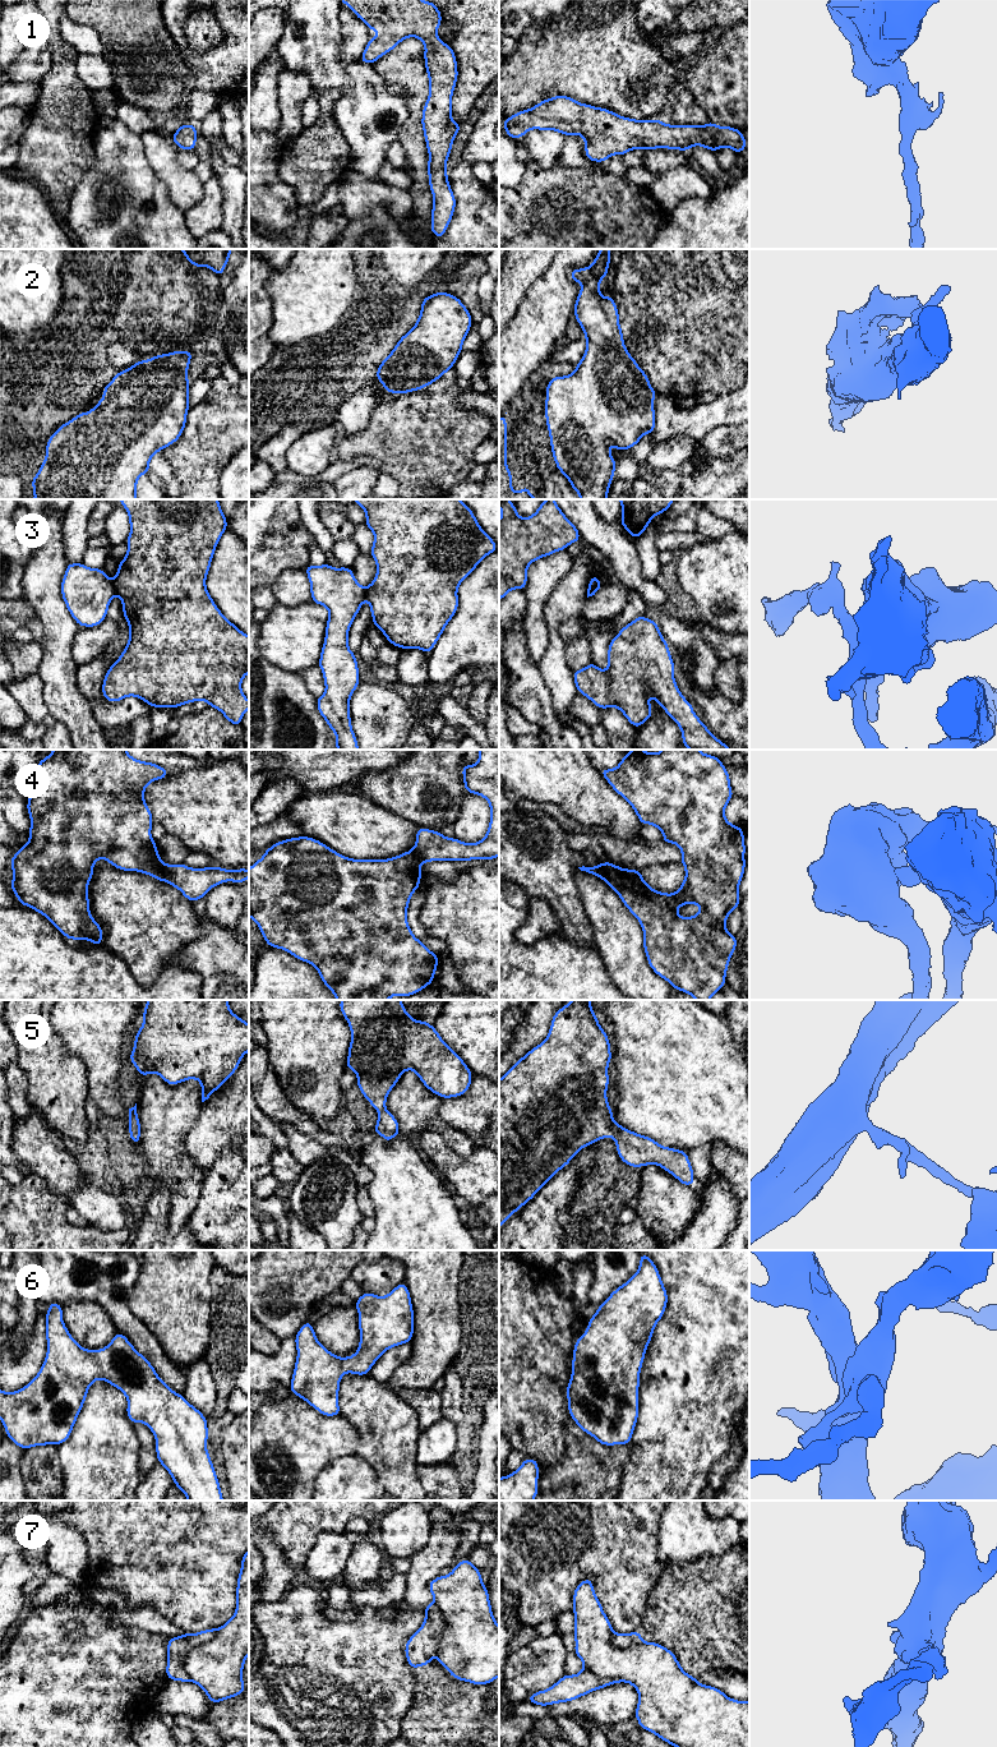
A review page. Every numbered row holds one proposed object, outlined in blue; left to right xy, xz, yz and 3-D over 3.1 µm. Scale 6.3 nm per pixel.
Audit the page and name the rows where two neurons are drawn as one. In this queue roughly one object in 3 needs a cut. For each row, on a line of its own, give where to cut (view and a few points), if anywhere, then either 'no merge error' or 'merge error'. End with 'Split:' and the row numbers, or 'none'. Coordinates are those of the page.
1: no cut | no merge error
2: no cut | no merge error
3: xy (112, 581), (116, 593) | merge error
4: xy (164, 865), (165, 880) | merge error
5: no cut | no merge error
6: no cut | no merge error
7: xy (217, 1630), (187, 1655), (188, 1679) | merge error
Split: 3, 4, 7

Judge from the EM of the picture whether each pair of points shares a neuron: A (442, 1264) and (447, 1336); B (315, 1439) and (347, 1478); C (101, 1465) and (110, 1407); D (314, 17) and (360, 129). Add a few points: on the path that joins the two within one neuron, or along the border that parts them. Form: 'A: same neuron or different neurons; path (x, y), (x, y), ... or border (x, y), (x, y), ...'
A: same neuron; path (439, 1282), (439, 1318)
B: different neurons; border (355, 1453), (333, 1459), (317, 1476), (315, 1484)
C: same neuron; path (102, 1451), (102, 1421)
D: same neuron; path (314, 45), (314, 51), (360, 97), (360, 101)

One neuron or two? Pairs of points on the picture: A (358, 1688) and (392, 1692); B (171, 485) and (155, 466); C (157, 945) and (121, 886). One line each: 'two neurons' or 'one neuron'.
A: one neuron
B: one neuron
C: one neuron

